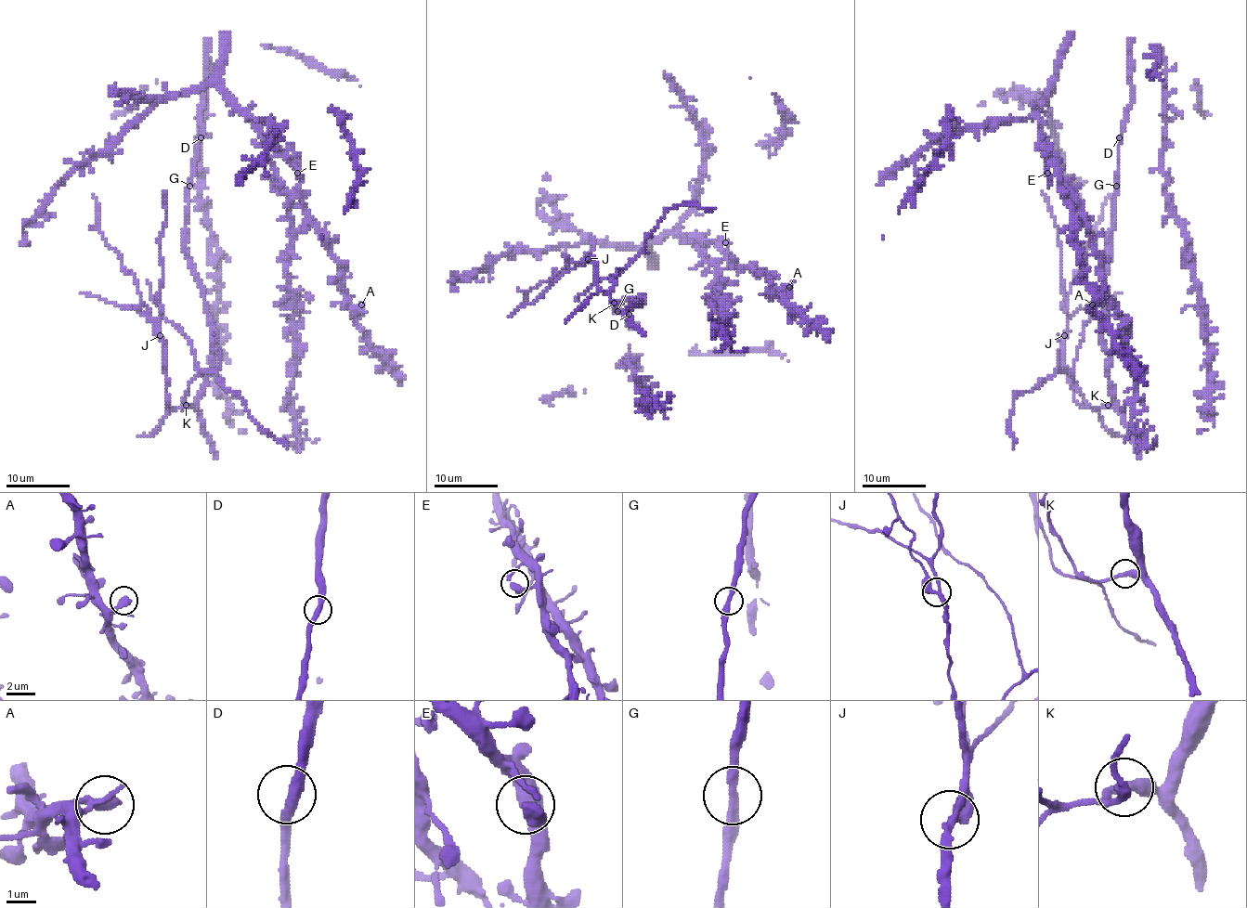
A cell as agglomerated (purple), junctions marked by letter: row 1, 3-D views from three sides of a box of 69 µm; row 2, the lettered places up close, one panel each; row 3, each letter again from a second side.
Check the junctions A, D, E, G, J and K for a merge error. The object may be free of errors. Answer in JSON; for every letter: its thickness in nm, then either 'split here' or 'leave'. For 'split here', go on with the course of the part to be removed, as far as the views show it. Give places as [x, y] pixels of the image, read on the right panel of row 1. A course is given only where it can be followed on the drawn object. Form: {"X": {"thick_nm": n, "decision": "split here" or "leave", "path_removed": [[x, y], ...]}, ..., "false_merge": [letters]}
{"A": {"thick_nm": 320, "decision": "leave"}, "D": {"thick_nm": 380, "decision": "leave"}, "E": {"thick_nm": 380, "decision": "leave"}, "G": {"thick_nm": 320, "decision": "leave"}, "J": {"thick_nm": 360, "decision": "split here", "path_removed": [[1063, 335], [1068, 326], [1067, 300], [1072, 279], [1085, 265], [1087, 249], [1105, 201], [1111, 195]]}, "K": {"thick_nm": 320, "decision": "leave"}, "false_merge": ["J"]}

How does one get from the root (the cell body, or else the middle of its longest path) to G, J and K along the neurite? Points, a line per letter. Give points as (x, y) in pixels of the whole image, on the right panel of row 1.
G: (1067, 370), (1081, 405), (1116, 405), (1110, 354), (1103, 343), (1103, 278), (1116, 186)
J: (1067, 370), (1061, 362), (1063, 335)
K: (1067, 370), (1074, 398), (1081, 405), (1092, 408), (1108, 405)

